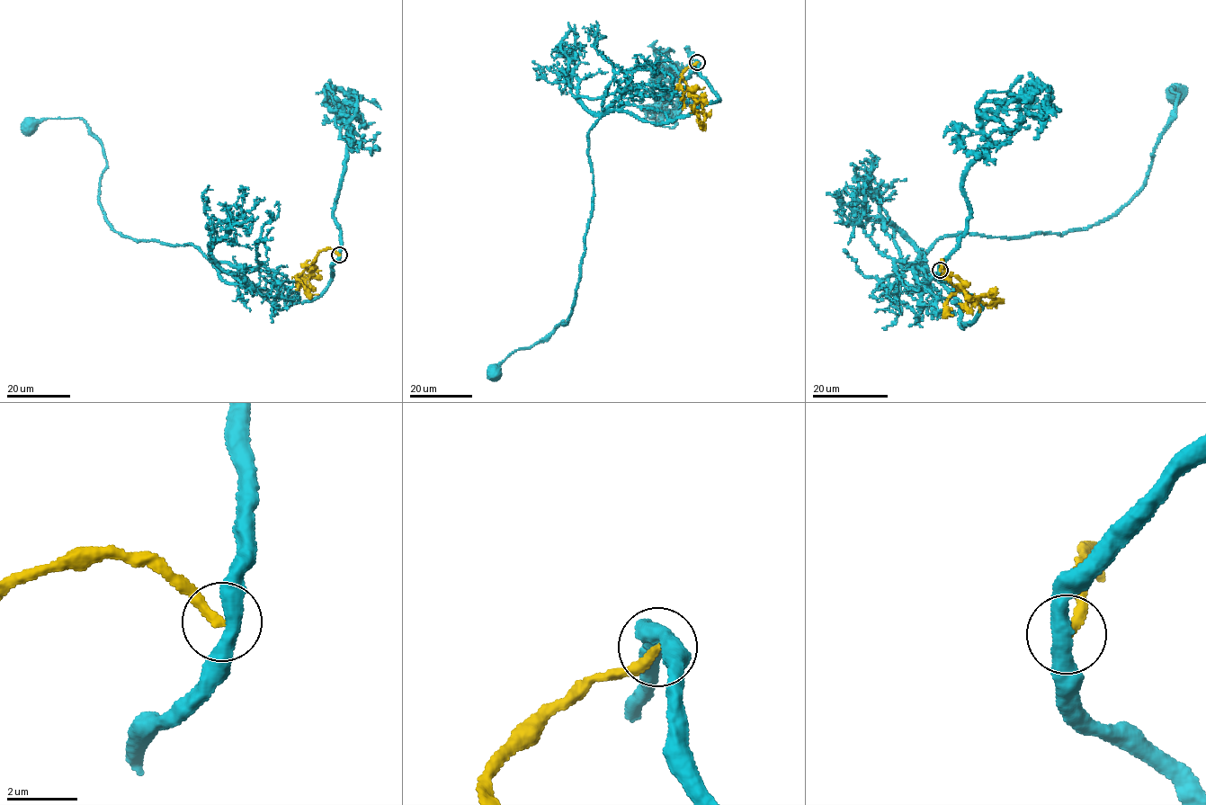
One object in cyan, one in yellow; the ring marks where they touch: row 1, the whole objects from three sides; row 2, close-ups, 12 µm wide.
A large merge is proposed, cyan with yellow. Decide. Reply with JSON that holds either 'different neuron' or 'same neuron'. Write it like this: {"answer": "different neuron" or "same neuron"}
{"answer": "different neuron"}

